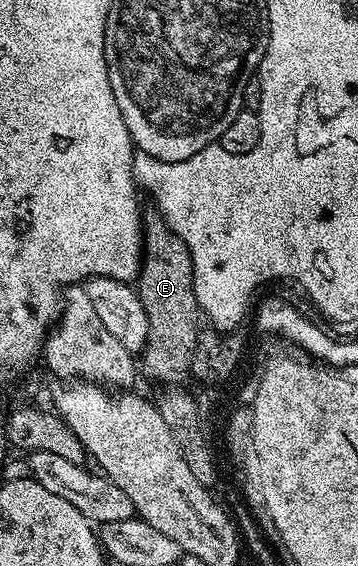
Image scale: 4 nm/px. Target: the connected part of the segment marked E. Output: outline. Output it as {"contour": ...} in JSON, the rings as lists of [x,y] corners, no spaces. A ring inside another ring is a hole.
{"contour":[[[145,213],[142,218],[144,231],[144,253],[138,279],[138,293],[140,303],[148,317],[148,339],[142,351],[142,370],[149,374],[156,382],[165,382],[168,388],[180,384],[184,373],[189,373],[191,364],[191,353],[193,352],[193,330],[195,329],[196,310],[192,300],[192,292],[189,289],[189,266],[188,256],[184,247],[165,231],[164,225],[160,224],[160,213]]]}

